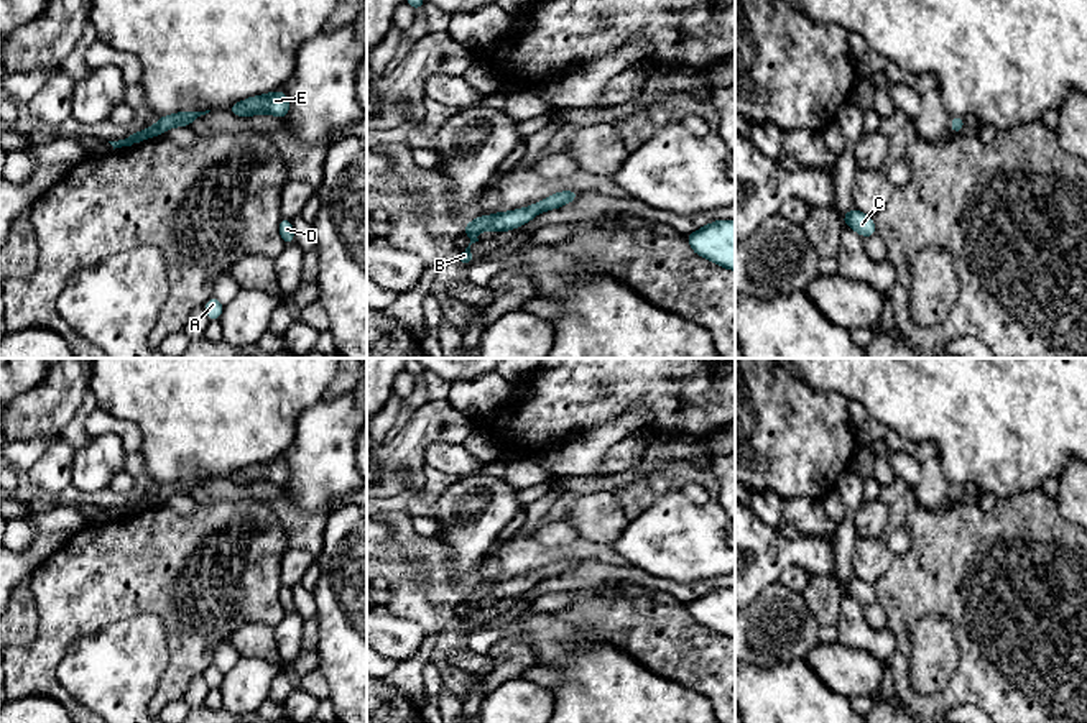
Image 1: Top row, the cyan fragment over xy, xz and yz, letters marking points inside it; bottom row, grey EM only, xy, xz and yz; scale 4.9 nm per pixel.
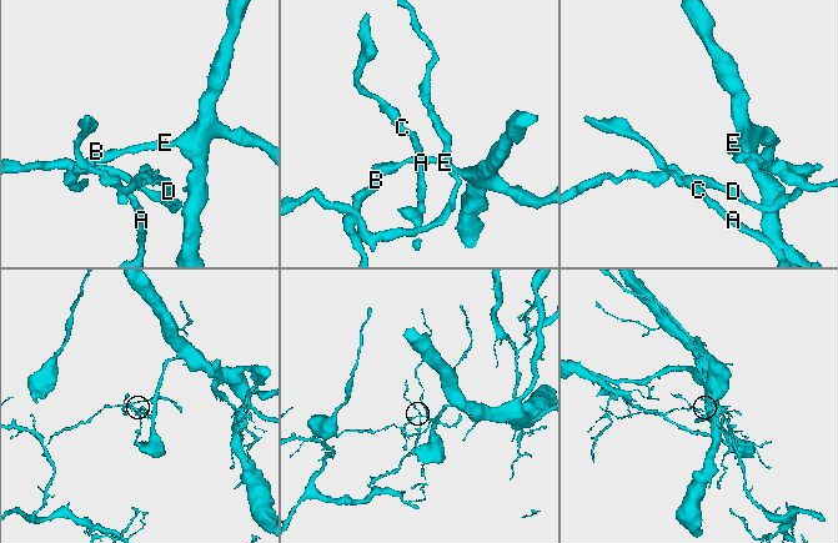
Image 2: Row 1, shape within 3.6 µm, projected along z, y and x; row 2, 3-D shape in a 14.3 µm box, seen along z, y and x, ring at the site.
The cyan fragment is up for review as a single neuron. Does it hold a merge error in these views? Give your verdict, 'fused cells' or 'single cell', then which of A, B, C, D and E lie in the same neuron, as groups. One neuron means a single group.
fused cells; A C E / B D

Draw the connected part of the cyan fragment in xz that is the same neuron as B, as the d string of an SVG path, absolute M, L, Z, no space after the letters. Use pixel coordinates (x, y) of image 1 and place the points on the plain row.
M530 573L530 575L516 577L516 578L511 578L511 580L497 580L497 582L493 582L493 583L480 583L480 585L477 585L475 588L467 590L467 592L464 593L464 600L462 600L462 601L465 601L465 603L470 605L470 611L469 611L469 615L467 615L465 618L462 618L462 619L459 621L459 624L456 626L456 629L459 629L459 631L469 634L469 633L475 628L475 624L470 621L470 613L475 611L475 610L479 610L477 603L479 603L482 598L497 598L498 601L500 601L500 600L506 600L506 598L513 598L513 596L518 596L518 595L528 592L528 590L533 588L536 583L538 583L538 577Z

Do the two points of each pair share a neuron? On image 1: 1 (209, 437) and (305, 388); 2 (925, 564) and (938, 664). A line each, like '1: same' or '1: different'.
1: same
2: different

